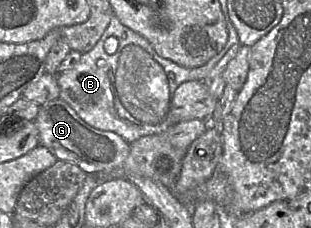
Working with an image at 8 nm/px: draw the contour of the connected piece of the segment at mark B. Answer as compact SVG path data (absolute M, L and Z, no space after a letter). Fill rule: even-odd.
M114 16L97 44L90 51L82 53L76 66L56 75L60 87L59 98L68 103L80 118L90 126L99 130L114 132L128 143L133 143L144 136L161 133L174 125L171 123L171 100L178 86L186 81L203 81L210 73L222 73L228 62L236 56L241 45L239 45L237 32L228 18L227 30L228 41L225 46L232 47L223 58L222 51L200 67L187 68L159 56L146 38L124 26ZM109 37L115 37L118 40L117 51L113 54L108 54L104 46Z

